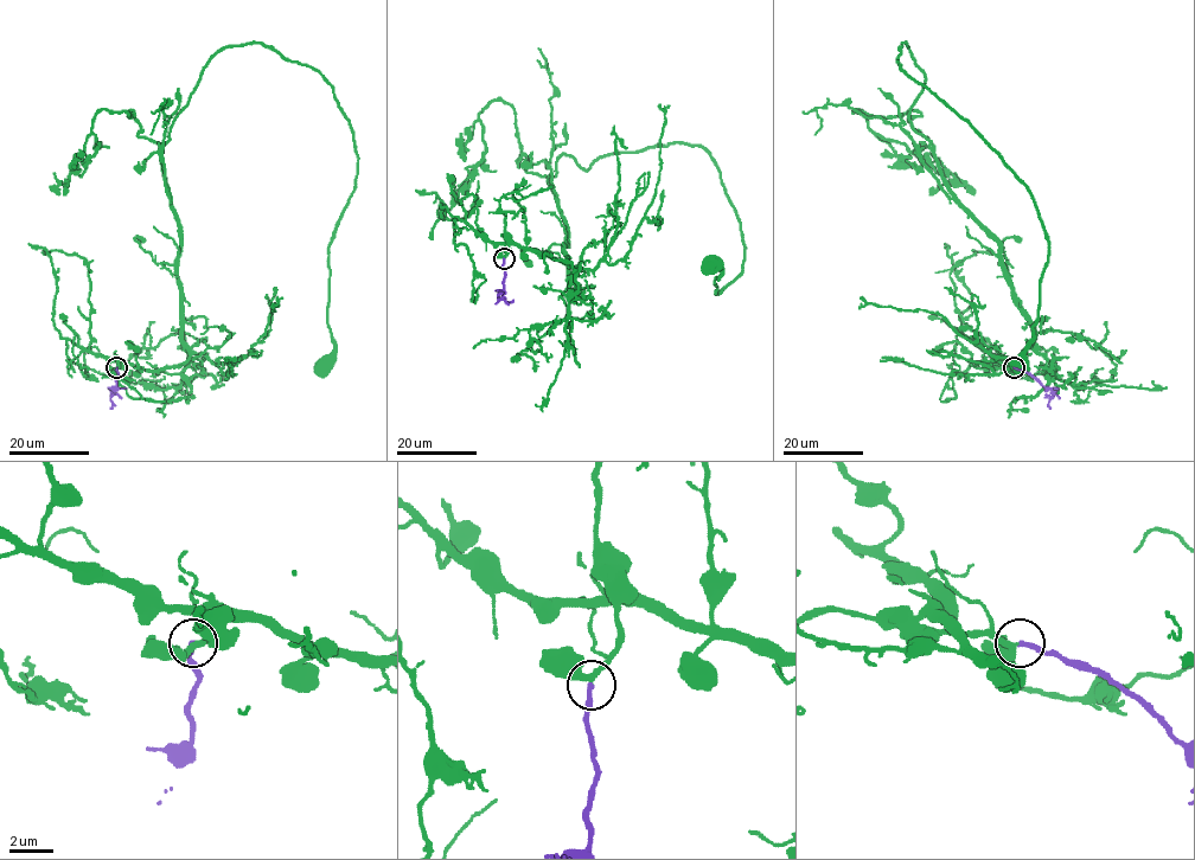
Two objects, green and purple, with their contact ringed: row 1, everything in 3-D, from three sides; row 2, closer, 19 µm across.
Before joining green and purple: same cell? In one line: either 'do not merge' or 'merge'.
merge

